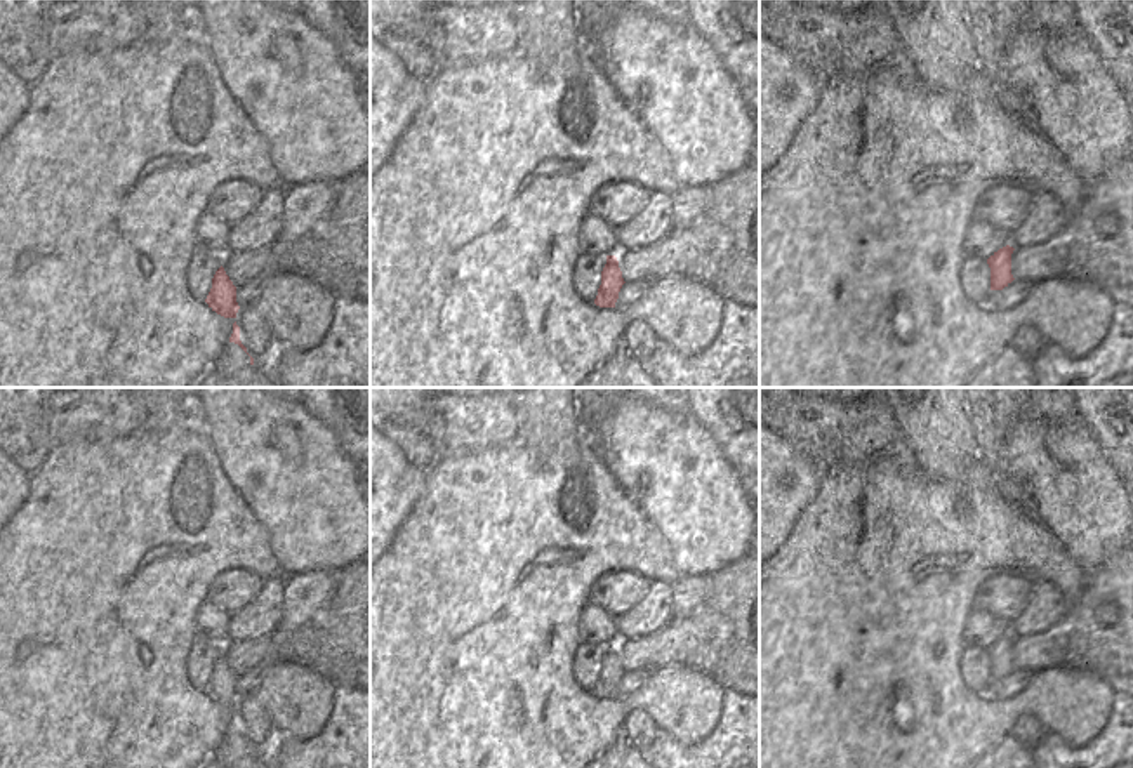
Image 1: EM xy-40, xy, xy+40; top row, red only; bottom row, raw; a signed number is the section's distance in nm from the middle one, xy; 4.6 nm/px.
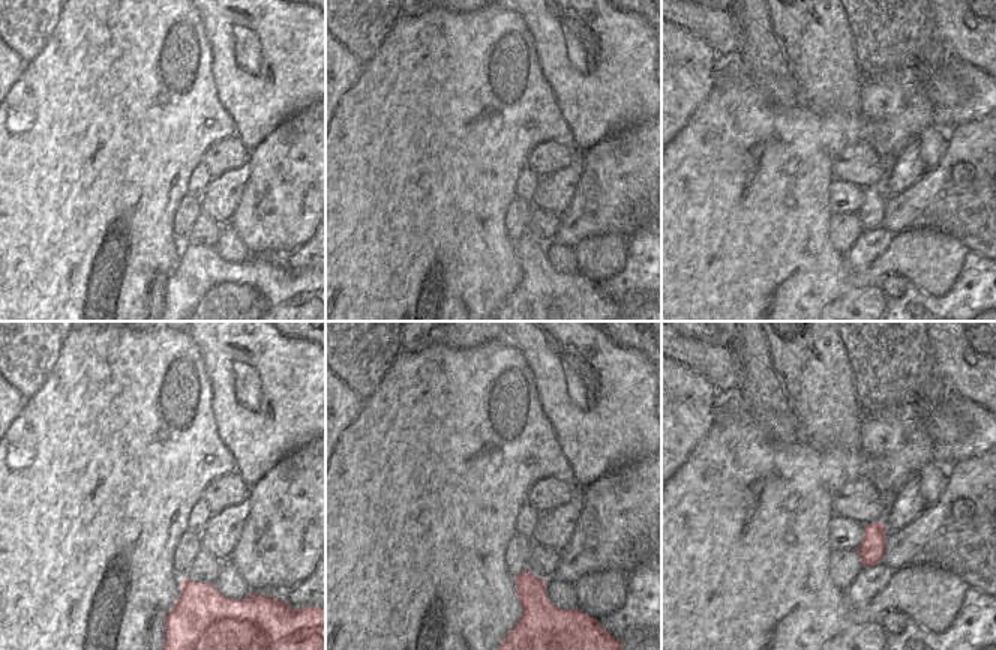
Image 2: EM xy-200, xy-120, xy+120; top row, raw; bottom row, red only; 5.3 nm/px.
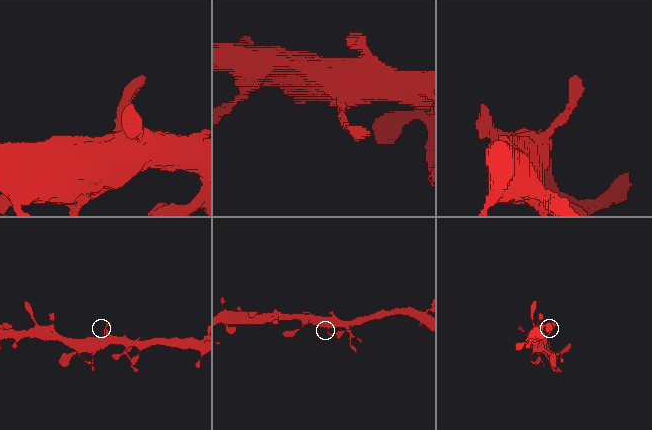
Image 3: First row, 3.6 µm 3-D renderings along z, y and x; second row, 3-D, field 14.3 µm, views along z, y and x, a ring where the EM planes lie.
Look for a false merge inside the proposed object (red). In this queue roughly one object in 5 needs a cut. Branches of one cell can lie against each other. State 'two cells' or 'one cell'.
one cell

